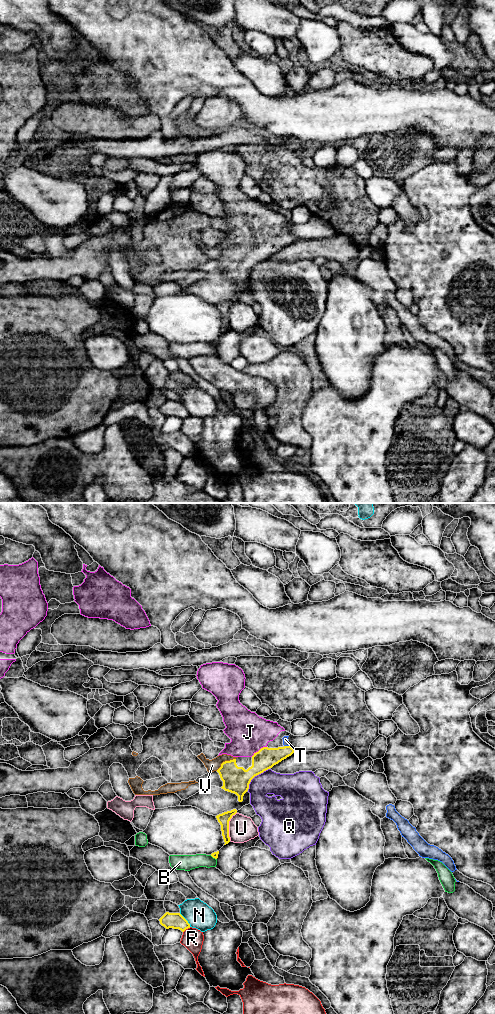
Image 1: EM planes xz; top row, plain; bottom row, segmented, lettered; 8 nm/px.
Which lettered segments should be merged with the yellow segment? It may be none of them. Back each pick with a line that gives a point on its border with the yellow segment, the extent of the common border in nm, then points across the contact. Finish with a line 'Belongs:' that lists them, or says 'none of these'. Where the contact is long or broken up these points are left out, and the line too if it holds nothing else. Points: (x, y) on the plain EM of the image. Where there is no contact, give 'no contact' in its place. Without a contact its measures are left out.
J: meets yellow in xz at (259, 238); contact 150 nm long
T: meets yellow in xz at (287, 234); contact 50 nm long; runs through xz (265, 246), (279, 242), (287, 234), (285, 227)
Belongs: J, T

